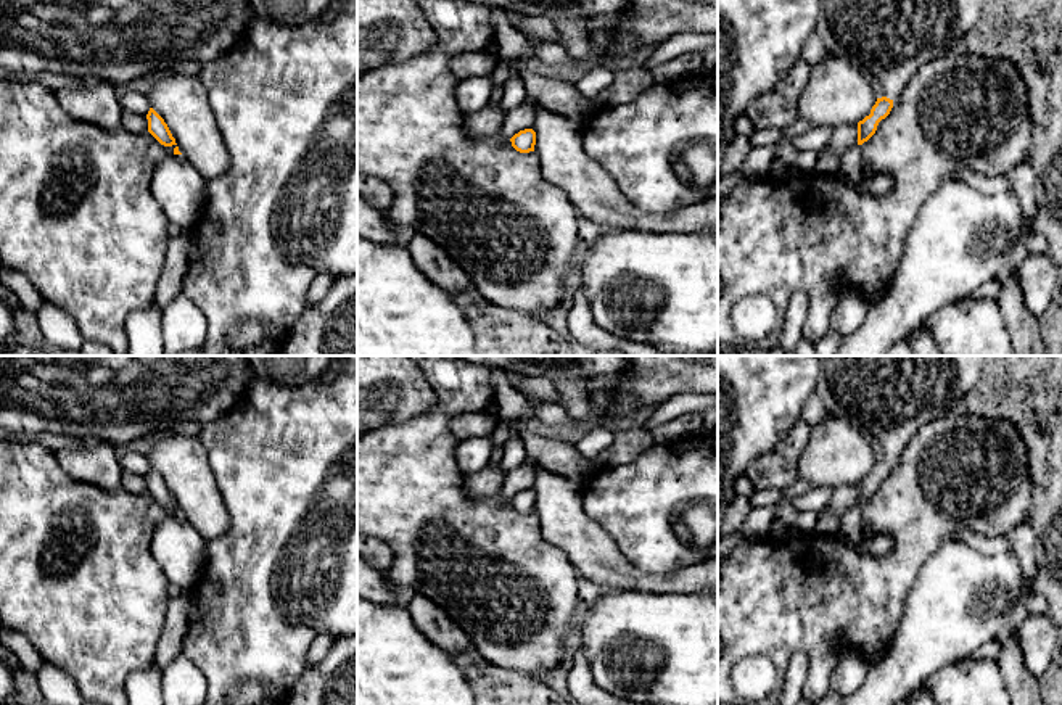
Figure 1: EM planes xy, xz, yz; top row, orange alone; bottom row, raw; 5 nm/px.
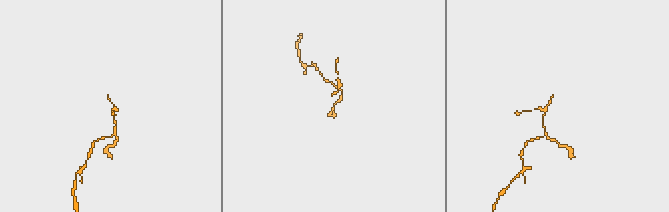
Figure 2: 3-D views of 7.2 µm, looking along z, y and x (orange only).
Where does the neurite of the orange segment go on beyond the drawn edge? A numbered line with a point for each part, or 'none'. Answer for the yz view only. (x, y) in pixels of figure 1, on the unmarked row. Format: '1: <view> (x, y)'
1: yz (890, 398)

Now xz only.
none

